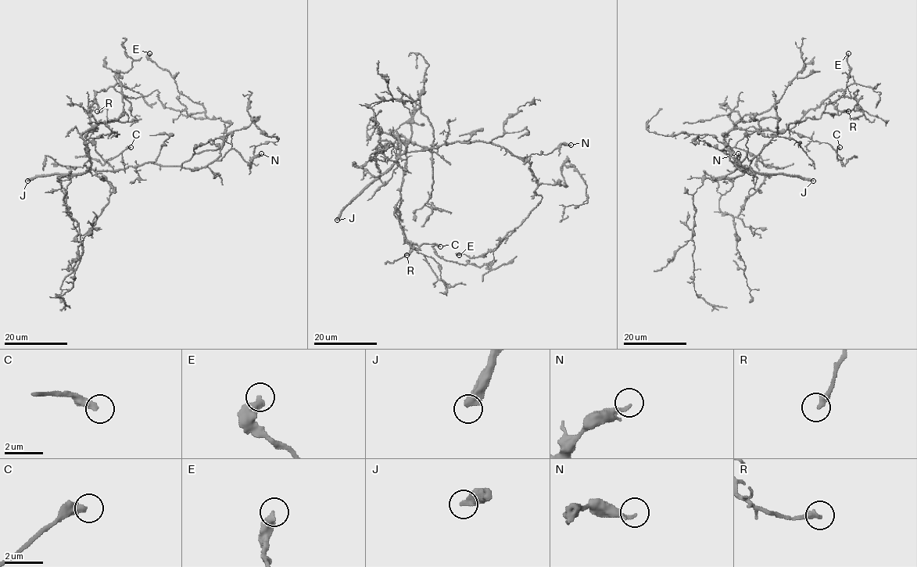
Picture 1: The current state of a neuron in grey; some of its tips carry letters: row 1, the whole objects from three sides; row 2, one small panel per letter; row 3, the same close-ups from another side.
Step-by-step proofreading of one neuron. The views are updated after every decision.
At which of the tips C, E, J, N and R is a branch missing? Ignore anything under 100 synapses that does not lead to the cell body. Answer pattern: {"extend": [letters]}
{"extend": ["J"]}

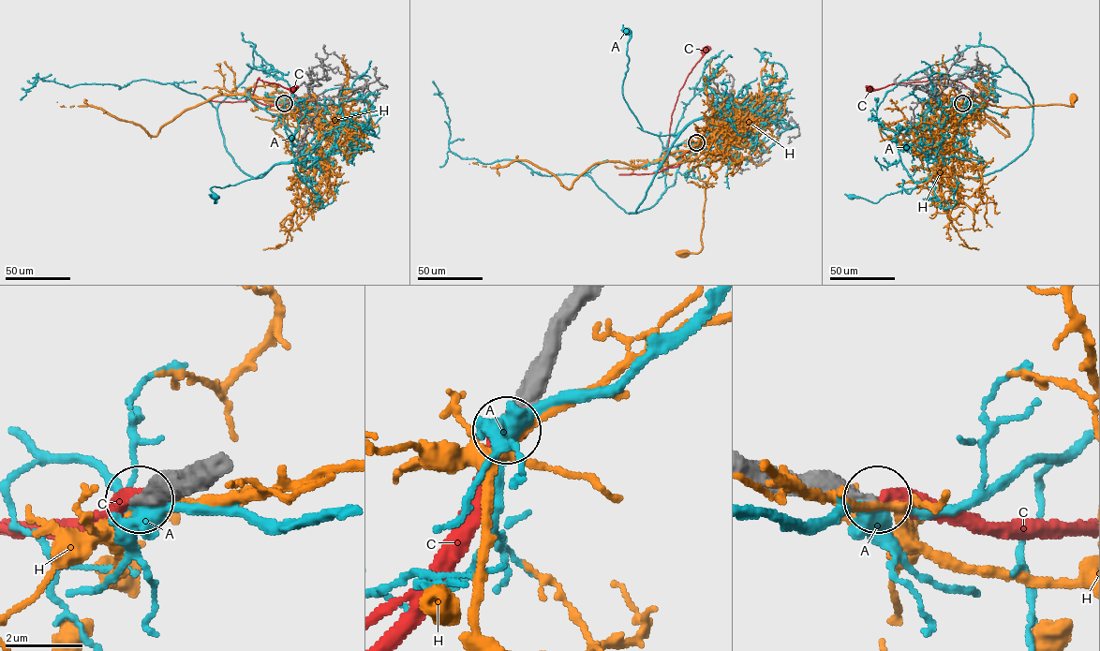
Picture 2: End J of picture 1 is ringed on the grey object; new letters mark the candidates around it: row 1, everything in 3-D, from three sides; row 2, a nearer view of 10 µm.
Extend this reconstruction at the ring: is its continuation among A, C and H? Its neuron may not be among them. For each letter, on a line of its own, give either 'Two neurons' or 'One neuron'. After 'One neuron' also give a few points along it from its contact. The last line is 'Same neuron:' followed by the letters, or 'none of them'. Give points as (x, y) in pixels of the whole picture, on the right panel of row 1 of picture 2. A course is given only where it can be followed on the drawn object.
A: Two neurons
C: One neuron. Its course: (962, 104), (973, 107), (985, 105), (987, 101), (960, 82), (943, 78), (870, 90)
H: Two neurons
Same neuron: C

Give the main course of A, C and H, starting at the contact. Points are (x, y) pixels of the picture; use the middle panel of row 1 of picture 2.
A: (697, 142), (728, 136), (711, 118), (676, 135), (642, 129), (622, 94), (627, 31)
C: (697, 142), (682, 154), (678, 165), (669, 167), (664, 162), (678, 91), (704, 51)
H: (697, 142), (698, 151), (720, 152), (735, 135), (706, 183), (702, 249), (681, 252)

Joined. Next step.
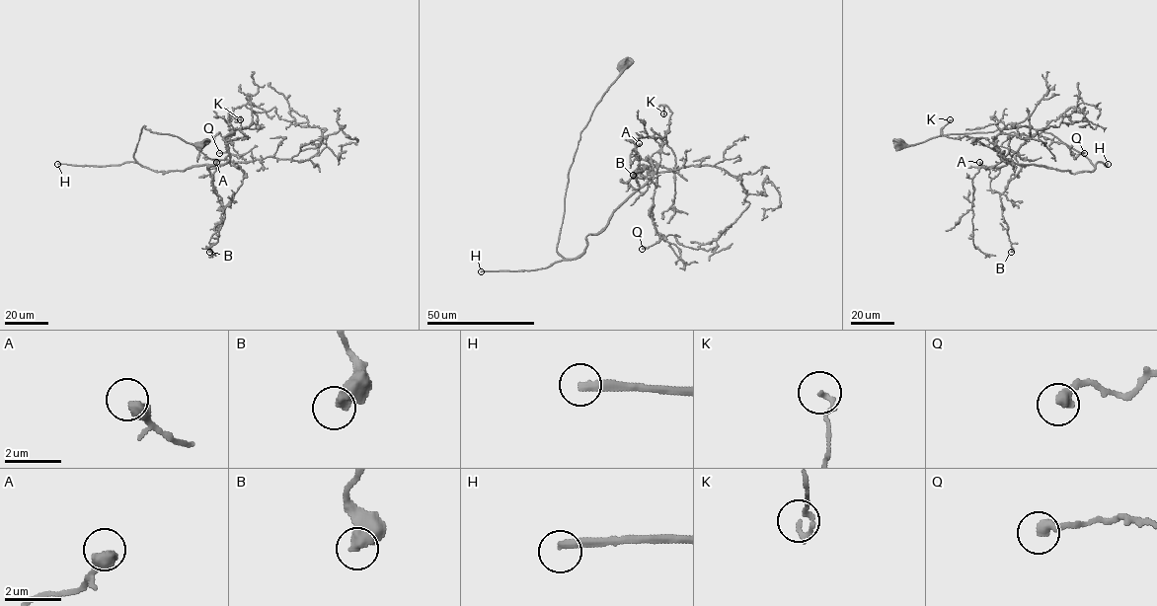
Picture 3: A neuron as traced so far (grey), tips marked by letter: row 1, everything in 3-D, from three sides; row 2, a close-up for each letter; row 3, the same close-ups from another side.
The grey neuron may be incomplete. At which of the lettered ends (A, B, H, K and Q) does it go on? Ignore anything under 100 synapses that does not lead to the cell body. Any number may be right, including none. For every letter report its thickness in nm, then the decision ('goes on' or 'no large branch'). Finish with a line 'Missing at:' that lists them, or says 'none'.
A: calibre 480 nm; no large branch
B: calibre 550 nm; no large branch
H: calibre 280 nm; goes on
K: calibre 160 nm; no large branch
Q: calibre 400 nm; no large branch
Missing at: H

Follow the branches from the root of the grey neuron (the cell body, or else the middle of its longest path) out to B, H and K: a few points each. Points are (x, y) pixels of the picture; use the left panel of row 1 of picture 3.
B: (197, 145), (144, 125), (133, 158), (163, 174), (216, 164), (213, 190), (224, 219), (209, 252)
H: (197, 145), (172, 134), (151, 132), (144, 125), (133, 154), (142, 166), (133, 162), (108, 166), (57, 164)
K: (197, 145), (144, 125), (133, 158), (163, 174), (223, 165), (227, 144), (249, 137), (240, 119)

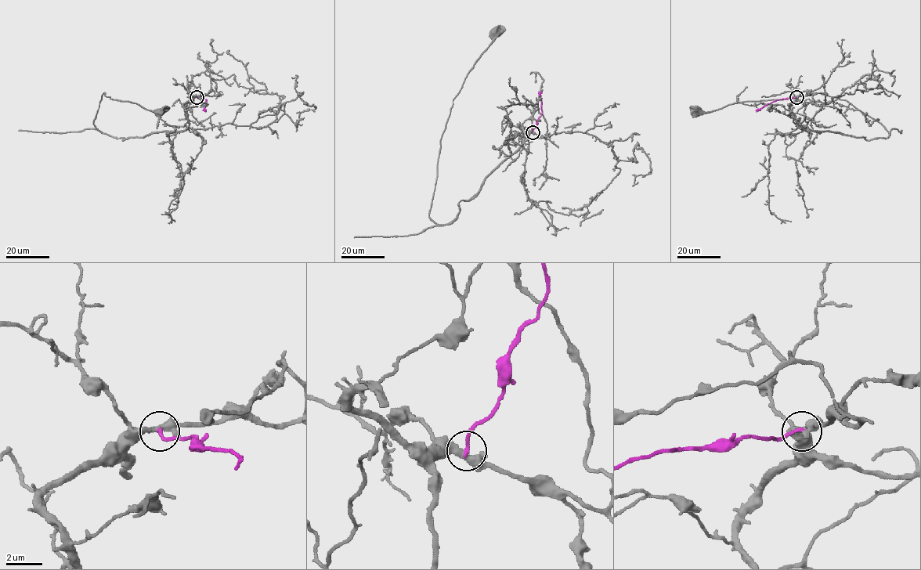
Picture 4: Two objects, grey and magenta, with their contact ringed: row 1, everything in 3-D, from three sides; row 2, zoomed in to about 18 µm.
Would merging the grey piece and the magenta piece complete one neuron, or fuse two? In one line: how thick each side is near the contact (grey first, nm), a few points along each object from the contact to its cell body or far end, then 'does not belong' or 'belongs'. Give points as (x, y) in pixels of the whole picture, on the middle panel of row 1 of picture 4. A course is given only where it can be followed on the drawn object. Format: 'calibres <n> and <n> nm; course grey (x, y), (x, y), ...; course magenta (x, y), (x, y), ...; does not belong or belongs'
calibres 320 and 220 nm; course grey (532, 131), (518, 126), (520, 146), (459, 203), (453, 220), (436, 224), (429, 217), (453, 99), (493, 34); course magenta (532, 131), (540, 116), (541, 91); does not belong

